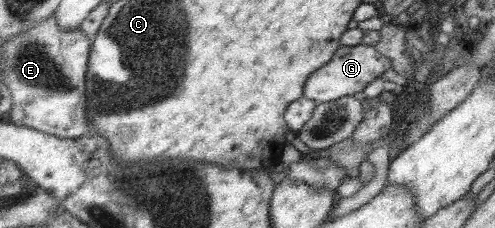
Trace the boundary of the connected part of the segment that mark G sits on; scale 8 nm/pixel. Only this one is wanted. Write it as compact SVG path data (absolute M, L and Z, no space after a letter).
M340 45L328 62L317 68L304 82L303 96L315 104L326 103L344 96L353 96L362 92L362 89L378 78L388 68L392 68L390 60L376 52L373 47L356 45L353 47Z

